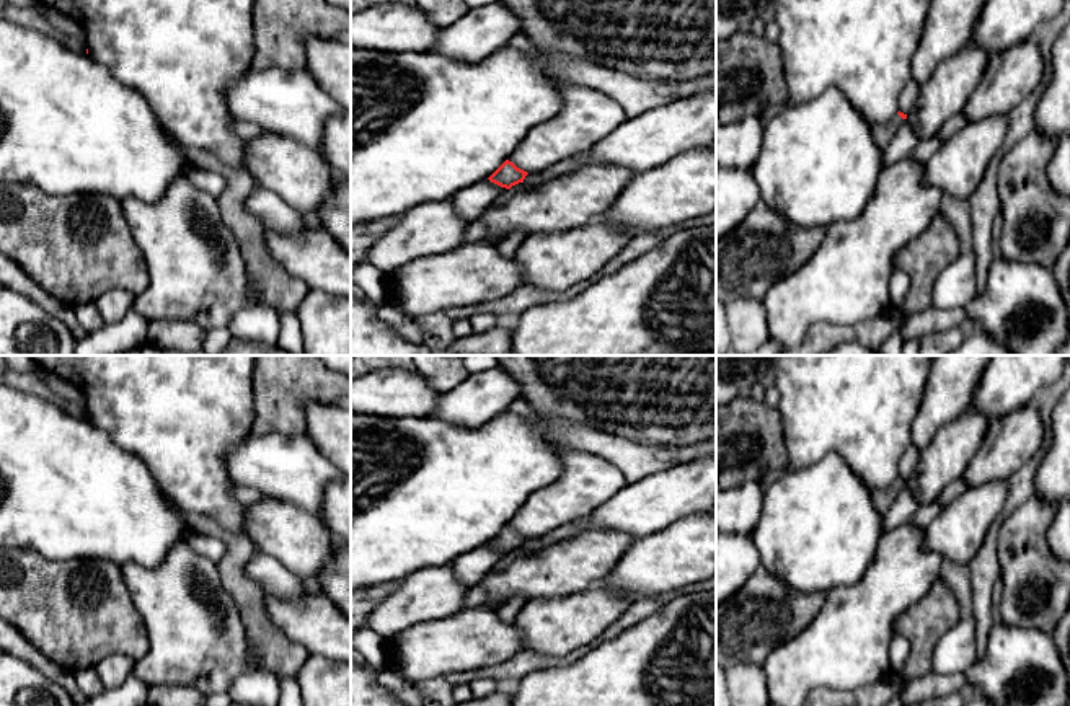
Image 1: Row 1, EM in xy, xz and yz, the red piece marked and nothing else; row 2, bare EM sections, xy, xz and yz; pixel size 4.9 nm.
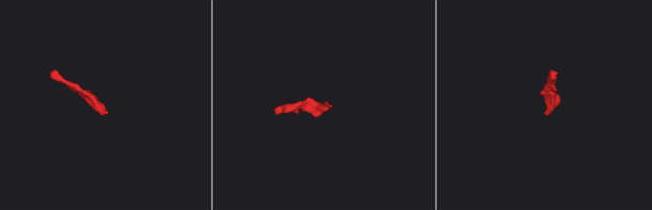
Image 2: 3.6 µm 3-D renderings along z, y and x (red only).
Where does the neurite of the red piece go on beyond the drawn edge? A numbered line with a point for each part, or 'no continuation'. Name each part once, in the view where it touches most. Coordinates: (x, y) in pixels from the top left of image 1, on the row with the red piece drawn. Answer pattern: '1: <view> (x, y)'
1: yz (883, 134)

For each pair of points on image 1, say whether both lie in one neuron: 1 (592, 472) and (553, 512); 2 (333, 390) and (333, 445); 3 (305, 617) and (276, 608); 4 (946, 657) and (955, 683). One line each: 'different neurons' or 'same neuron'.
1: same neuron
2: different neurons
3: same neuron
4: different neurons

